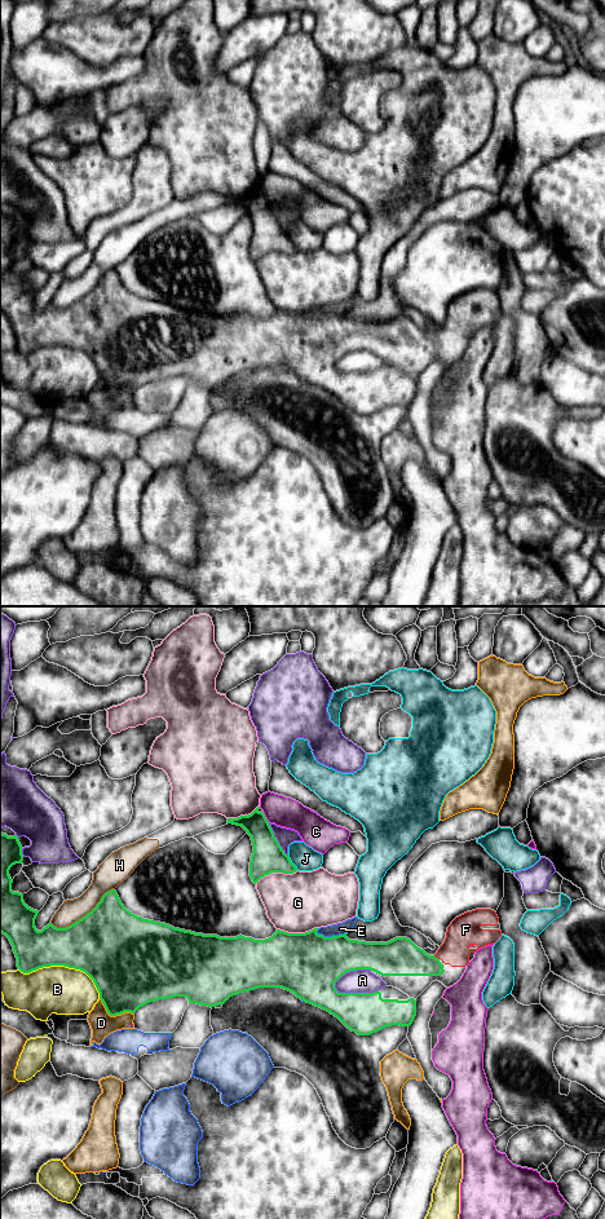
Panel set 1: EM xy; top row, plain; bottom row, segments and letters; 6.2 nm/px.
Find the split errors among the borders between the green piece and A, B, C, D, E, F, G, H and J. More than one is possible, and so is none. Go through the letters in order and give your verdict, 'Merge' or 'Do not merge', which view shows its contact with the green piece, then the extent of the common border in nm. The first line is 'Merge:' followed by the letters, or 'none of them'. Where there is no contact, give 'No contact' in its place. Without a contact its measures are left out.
Merge: F
A: Do not merge. Touches green in xy. Shared border 280 nm
B: Do not merge. Touches green in xy. Shared border 550 nm
C: Do not merge. Touches green in xy. Shared border 70 nm
D: Do not merge. Touches green in xy. Shared border 240 nm
E: Do not merge. Touches green in xy. Shared border 200 nm
F: Merge. Touches green in xy. Shared border 50 nm
G: Do not merge. Touches green in xy. Shared border 280 nm
H: Do not merge. Touches green in xy. Shared border 460 nm
J: Do not merge. Touches green in xy. Shared border 110 nm

